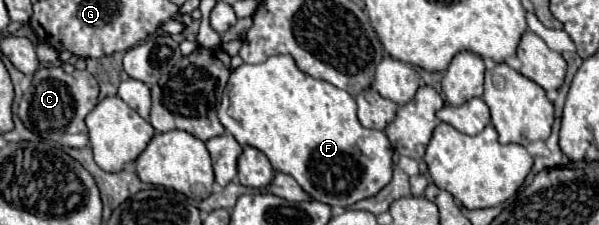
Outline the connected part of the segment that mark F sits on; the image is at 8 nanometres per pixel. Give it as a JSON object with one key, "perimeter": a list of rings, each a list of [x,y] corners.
{"perimeter":[[[271,56],[263,64],[241,64],[235,68],[225,86],[217,116],[239,144],[261,150],[277,172],[293,176],[307,194],[333,208],[345,208],[375,196],[391,180],[393,150],[385,132],[363,128],[357,120],[357,104],[353,96],[325,80],[301,72],[291,56]]]}

